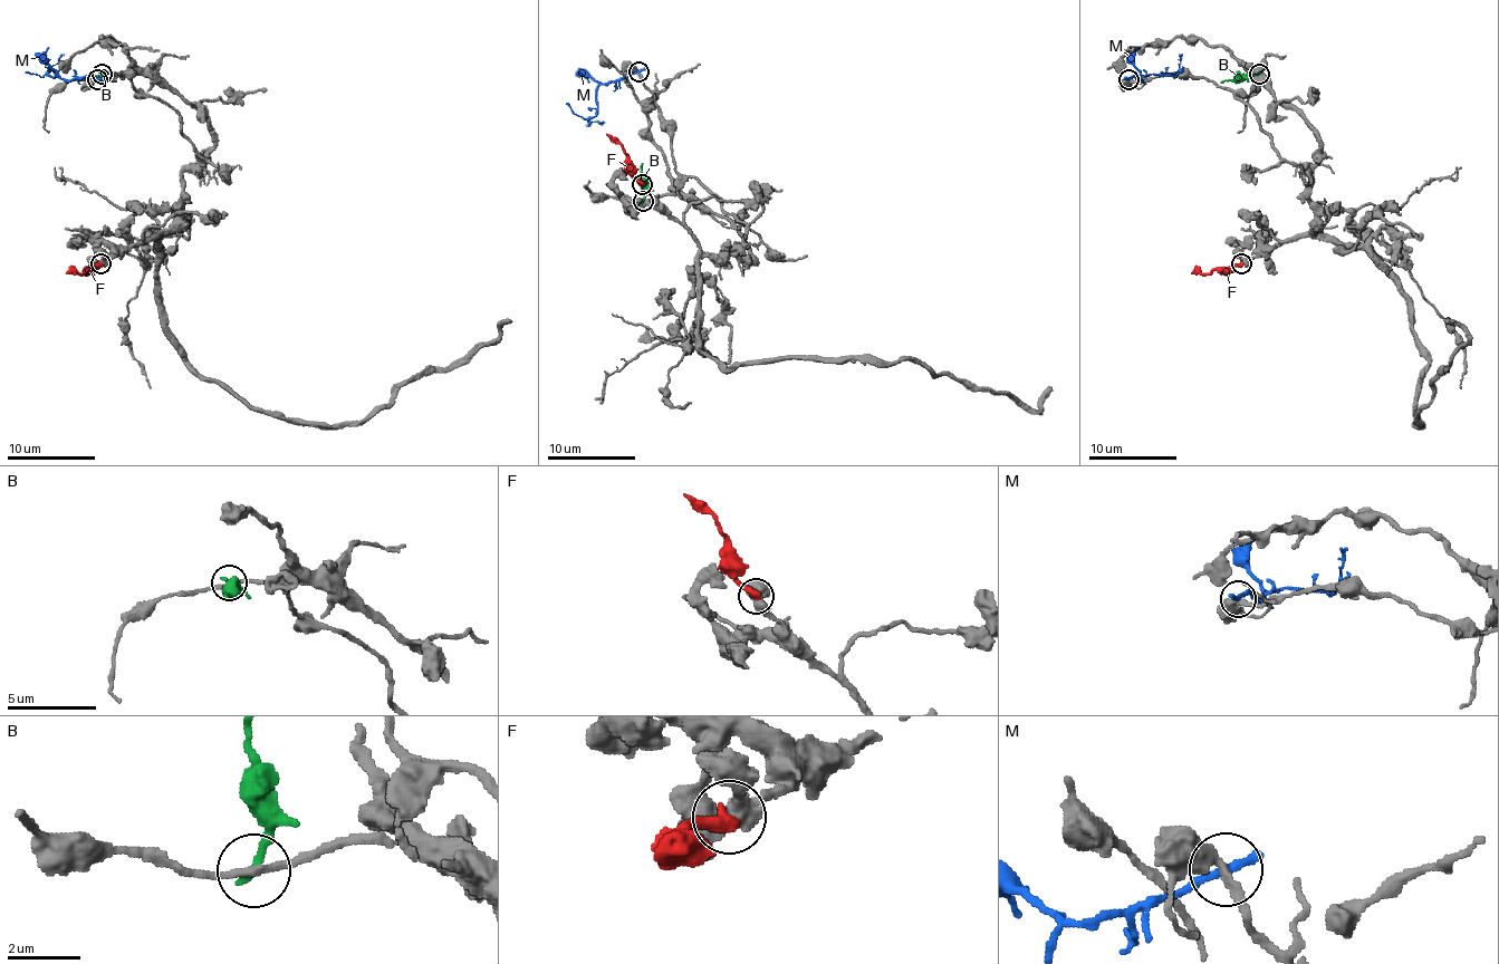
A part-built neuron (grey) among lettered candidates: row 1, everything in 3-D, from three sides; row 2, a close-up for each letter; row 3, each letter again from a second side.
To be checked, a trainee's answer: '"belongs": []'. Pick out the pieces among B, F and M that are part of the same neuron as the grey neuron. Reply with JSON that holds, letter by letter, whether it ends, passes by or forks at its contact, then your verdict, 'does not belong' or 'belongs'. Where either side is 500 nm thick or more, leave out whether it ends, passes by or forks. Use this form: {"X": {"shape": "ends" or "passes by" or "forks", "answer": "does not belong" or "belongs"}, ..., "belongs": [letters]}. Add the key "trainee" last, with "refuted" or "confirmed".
{"B": {"shape": "ends", "answer": "does not belong"}, "F": {"shape": "ends", "answer": "belongs"}, "M": {"shape": "ends", "answer": "does not belong"}, "belongs": ["F"], "trainee": "refuted"}

